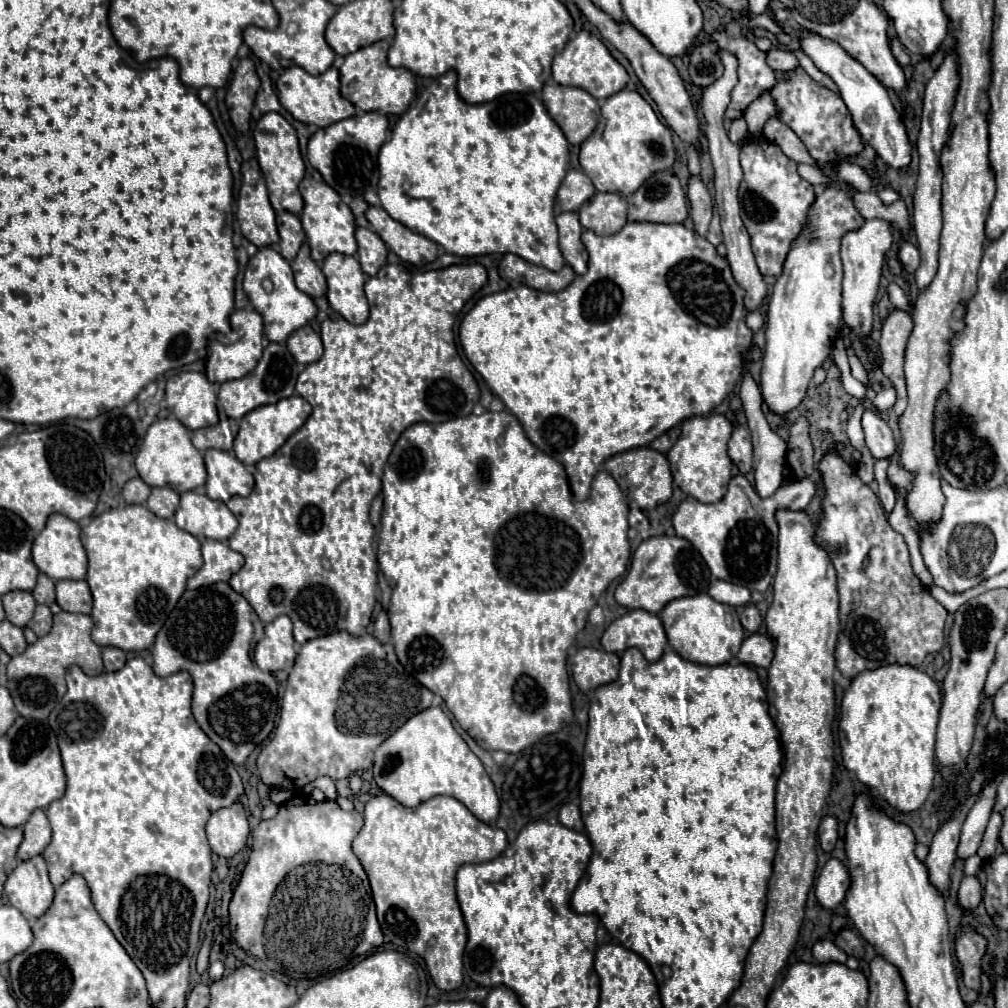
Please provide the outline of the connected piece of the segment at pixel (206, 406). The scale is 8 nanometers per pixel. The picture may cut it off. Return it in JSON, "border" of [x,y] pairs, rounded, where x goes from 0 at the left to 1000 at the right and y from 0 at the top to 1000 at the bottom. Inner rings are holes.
{"border":[[[180,368],[166,376],[166,406],[188,426],[215,422],[215,391],[218,381],[205,378],[201,370]]]}

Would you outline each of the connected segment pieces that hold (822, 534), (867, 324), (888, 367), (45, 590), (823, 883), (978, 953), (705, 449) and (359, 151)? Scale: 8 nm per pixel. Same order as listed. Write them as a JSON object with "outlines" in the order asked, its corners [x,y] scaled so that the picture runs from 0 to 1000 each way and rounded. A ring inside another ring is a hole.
{"outlines":[[[[826,439],[826,443],[816,451],[813,457],[813,469],[816,475],[816,507],[813,519],[809,521],[809,541],[822,551],[830,566],[834,628],[830,634],[828,654],[832,666],[844,674],[858,664],[882,658],[914,662],[918,650],[932,646],[938,638],[938,602],[924,592],[906,568],[896,531],[886,527],[872,493],[852,475],[848,463],[836,455],[836,439]]],[[[874,217],[858,219],[850,229],[842,229],[834,237],[834,259],[838,267],[836,275],[836,314],[838,320],[852,330],[854,336],[862,334],[866,320],[866,299],[870,293],[878,251],[884,245],[884,223]]],[[[884,307],[880,316],[876,318],[874,338],[872,338],[874,368],[888,382],[890,390],[886,403],[890,414],[894,413],[901,401],[898,374],[896,374],[896,350],[898,350],[898,340],[904,326],[906,326],[904,313],[894,307]]],[[[39,568],[37,580],[33,584],[33,592],[35,592],[37,598],[51,600],[55,596],[55,576],[49,574],[45,568]]],[[[822,852],[820,858],[814,862],[813,872],[809,876],[809,890],[818,902],[828,904],[832,896],[838,894],[842,876],[844,874],[842,874],[842,866],[838,858],[830,852]]],[[[955,924],[949,930],[949,951],[955,959],[955,975],[957,979],[971,981],[973,977],[973,951],[977,947],[979,934],[977,930],[969,928],[967,924]]],[[[711,410],[686,414],[678,420],[672,439],[662,449],[668,477],[678,489],[689,493],[695,499],[709,499],[719,491],[727,467],[727,457],[721,449],[721,438],[725,434],[725,428],[725,420]]],[[[368,110],[360,114],[350,114],[346,118],[334,120],[322,128],[316,128],[305,144],[305,158],[313,166],[322,182],[330,186],[342,199],[350,195],[360,195],[364,189],[374,189],[376,164],[374,152],[384,136],[386,120],[380,112]]]]}

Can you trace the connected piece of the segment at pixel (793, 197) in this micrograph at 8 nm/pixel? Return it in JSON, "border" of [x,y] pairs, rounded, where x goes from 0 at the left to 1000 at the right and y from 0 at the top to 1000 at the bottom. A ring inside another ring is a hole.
{"border":[[[739,140],[735,146],[737,180],[733,186],[735,215],[745,233],[751,265],[757,273],[773,275],[791,233],[801,225],[801,213],[809,201],[809,188],[791,174],[791,162],[779,156],[769,142]]]}

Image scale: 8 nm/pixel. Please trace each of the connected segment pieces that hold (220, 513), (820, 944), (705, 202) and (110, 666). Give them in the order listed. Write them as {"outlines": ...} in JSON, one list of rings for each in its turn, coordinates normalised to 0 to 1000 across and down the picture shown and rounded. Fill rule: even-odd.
{"outlines":[[[[195,487],[180,489],[174,519],[193,533],[207,533],[215,537],[225,537],[235,525],[235,515],[221,497],[211,497]]],[[[813,932],[813,934],[807,938],[807,949],[809,949],[813,955],[822,955],[822,953],[838,955],[838,953],[840,953],[838,943],[834,943],[824,932]]],[[[686,176],[684,178],[682,195],[684,195],[684,201],[686,201],[686,211],[684,213],[688,217],[689,229],[693,233],[701,233],[705,211],[707,211],[707,197],[705,197],[699,182],[695,180],[695,176]]],[[[102,642],[102,658],[104,658],[104,666],[116,666],[124,660],[126,656],[126,648],[116,644],[116,642]]]]}

